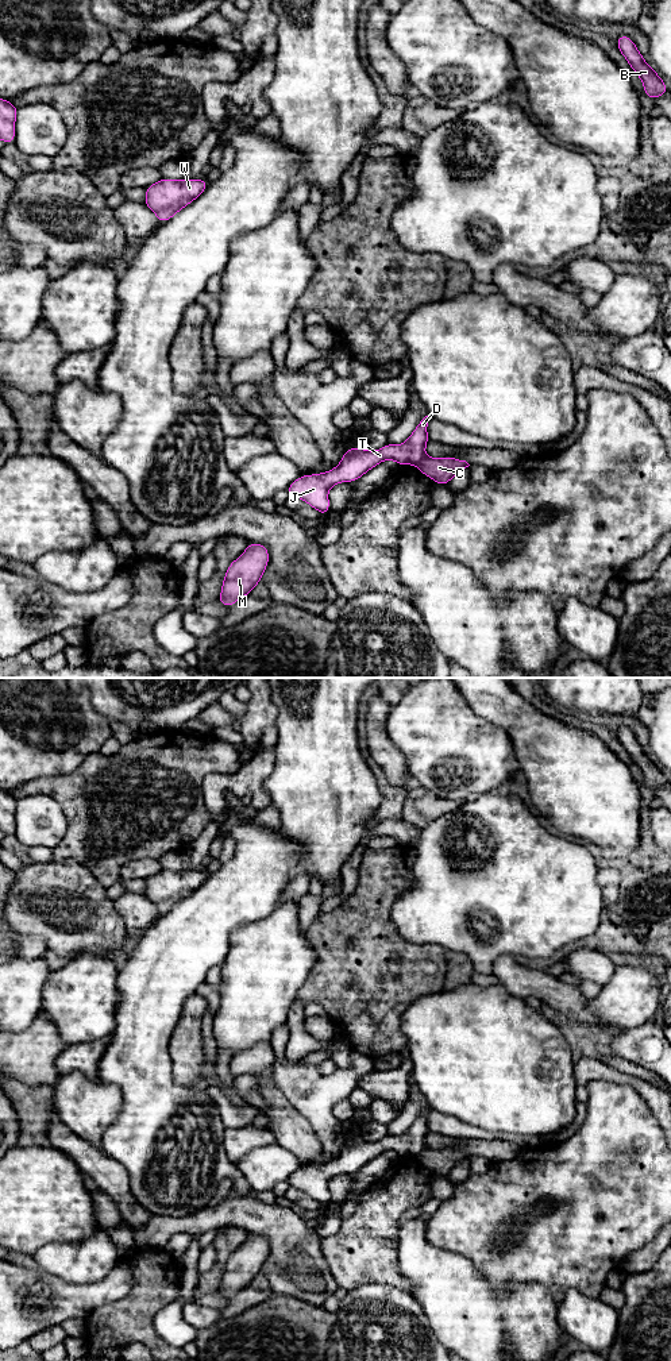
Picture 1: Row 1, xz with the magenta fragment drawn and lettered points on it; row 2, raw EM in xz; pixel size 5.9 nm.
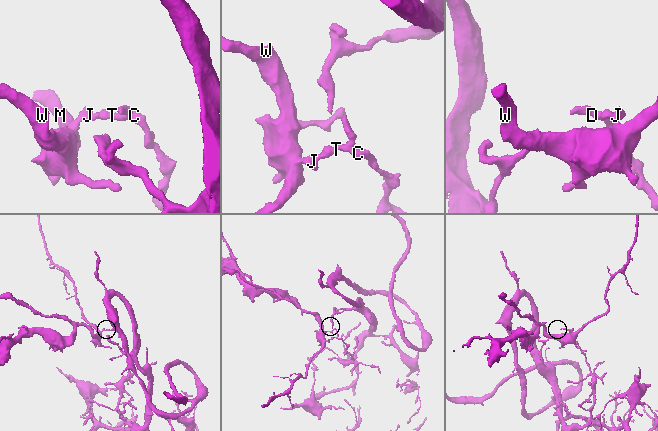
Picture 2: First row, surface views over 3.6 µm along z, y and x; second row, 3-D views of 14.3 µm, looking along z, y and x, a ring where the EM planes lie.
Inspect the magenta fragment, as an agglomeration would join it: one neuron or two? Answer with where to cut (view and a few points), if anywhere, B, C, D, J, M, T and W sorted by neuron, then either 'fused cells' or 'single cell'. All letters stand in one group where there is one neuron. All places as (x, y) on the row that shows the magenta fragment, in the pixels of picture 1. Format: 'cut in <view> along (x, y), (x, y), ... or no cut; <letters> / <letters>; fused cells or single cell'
cut in xz along (425, 457), (415, 465); B C / D J M T W; fused cells

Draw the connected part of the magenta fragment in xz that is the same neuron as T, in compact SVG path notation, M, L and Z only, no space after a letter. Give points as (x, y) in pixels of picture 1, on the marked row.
M425 416L414 428L404 444L387 443L378 451L366 451L362 447L347 448L339 466L323 474L301 475L286 487L290 496L304 500L321 516L329 512L328 490L340 482L354 482L365 473L385 459L392 459L400 466L417 464L425 458L424 450L429 442L427 427L429 416Z

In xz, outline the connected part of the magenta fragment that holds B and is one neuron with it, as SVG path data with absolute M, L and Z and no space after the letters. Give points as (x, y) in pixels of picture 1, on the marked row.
M620 35L616 42L620 53L625 57L630 68L643 81L645 96L655 100L668 92L668 86L657 76L655 69L647 65L635 42L628 35Z

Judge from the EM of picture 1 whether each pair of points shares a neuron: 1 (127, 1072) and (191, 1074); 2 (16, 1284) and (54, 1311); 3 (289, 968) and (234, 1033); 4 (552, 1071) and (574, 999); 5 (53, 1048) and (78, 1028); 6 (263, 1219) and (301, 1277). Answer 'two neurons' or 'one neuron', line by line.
1: two neurons
2: one neuron
3: one neuron
4: two neurons
5: two neurons
6: one neuron

